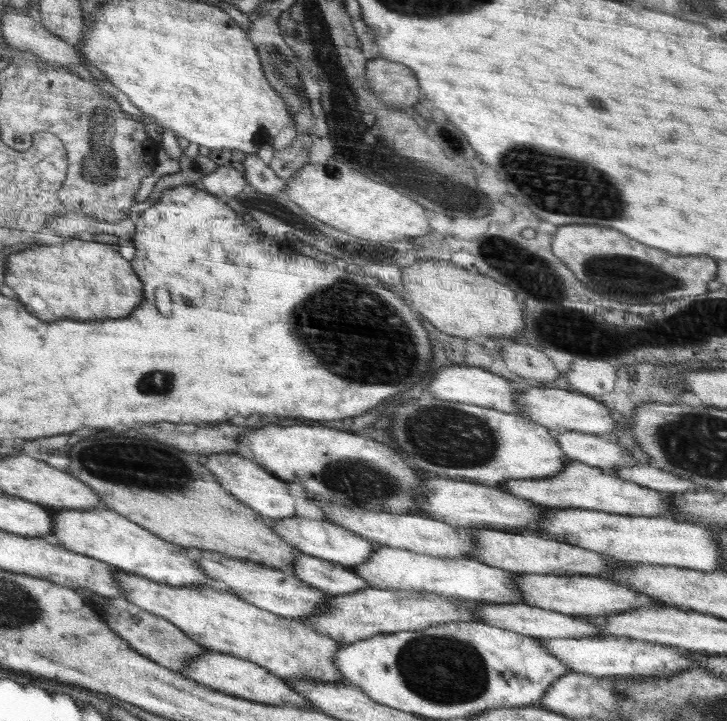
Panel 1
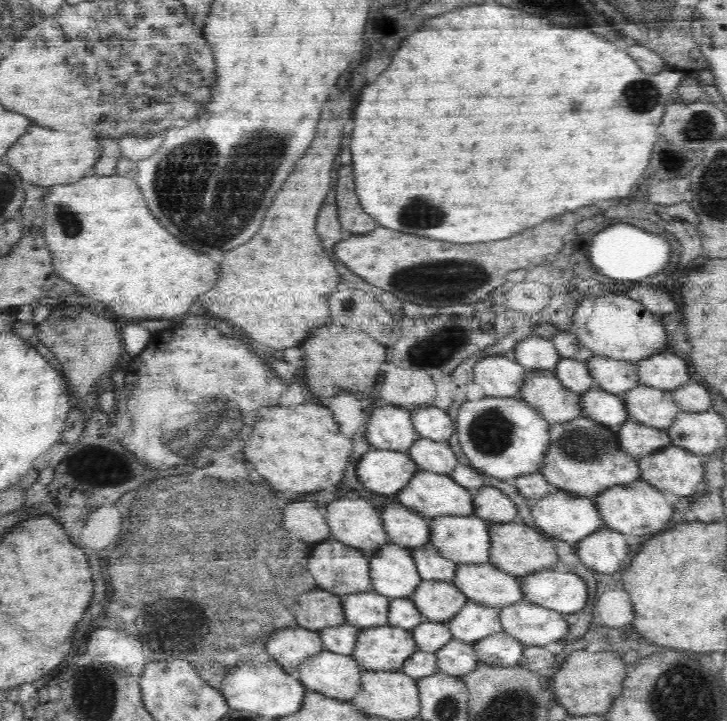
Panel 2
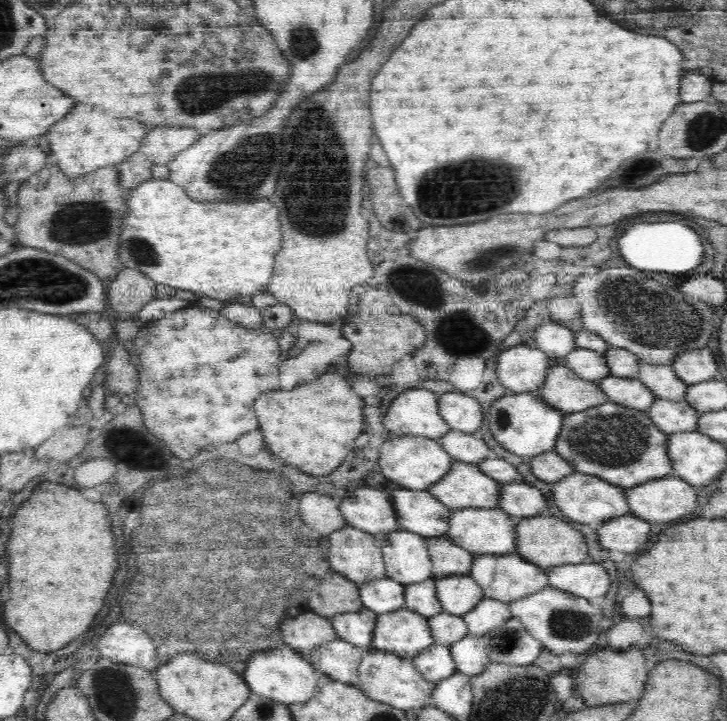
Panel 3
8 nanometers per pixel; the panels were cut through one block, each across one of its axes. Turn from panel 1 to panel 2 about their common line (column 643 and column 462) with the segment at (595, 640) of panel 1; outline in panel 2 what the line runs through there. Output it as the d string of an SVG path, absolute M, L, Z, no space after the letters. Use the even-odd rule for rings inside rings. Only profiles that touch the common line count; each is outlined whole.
M454 638L436 651L435 655L439 672L455 677L472 672L480 663L471 643Z

